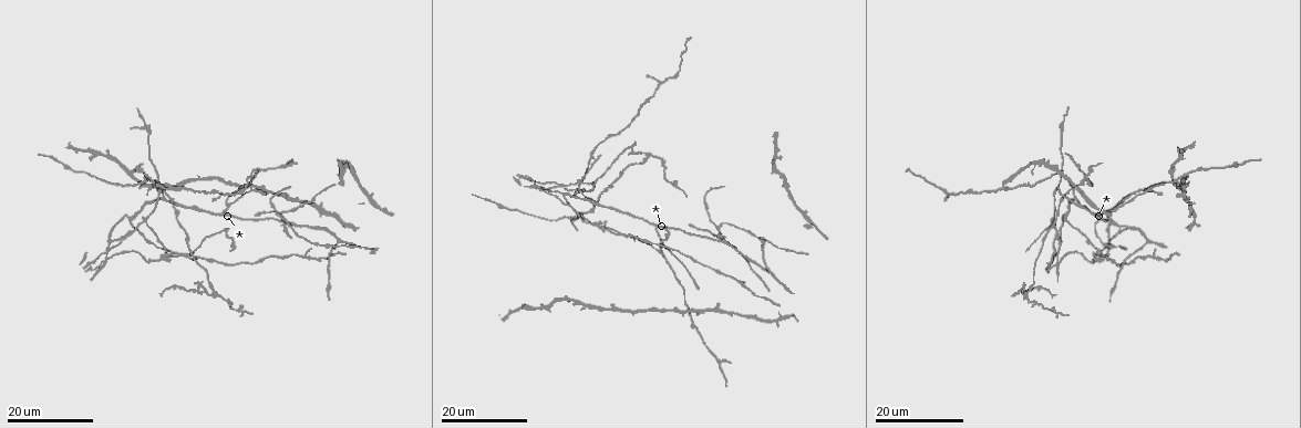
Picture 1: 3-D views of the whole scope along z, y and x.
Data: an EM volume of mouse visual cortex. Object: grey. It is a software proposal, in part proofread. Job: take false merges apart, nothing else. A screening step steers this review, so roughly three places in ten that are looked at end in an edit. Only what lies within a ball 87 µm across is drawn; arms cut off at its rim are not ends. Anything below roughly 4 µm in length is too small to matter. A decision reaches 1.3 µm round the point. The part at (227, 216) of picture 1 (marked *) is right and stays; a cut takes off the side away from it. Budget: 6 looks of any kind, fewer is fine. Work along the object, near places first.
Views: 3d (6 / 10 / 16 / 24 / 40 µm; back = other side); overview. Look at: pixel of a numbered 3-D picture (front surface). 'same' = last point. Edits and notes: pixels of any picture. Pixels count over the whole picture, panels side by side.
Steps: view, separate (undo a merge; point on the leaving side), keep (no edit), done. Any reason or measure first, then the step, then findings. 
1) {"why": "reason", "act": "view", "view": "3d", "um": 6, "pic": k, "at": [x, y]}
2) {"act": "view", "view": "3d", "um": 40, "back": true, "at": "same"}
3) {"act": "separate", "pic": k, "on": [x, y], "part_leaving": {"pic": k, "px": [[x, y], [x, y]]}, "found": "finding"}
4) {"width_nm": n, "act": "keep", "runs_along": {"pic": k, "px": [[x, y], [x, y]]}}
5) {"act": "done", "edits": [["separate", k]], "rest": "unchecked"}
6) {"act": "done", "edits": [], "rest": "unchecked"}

{"why": "three-way junction", "act": "view", "view": "3d", "um": 16, "pic": 1, "at": [254, 178]}

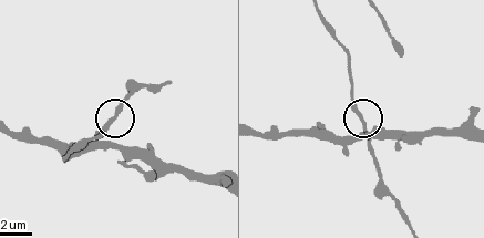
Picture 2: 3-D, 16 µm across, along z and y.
{"why": "closer look", "act": "view", "view": "3d", "um": 6, "pic": 2, "at": [361, 123]}

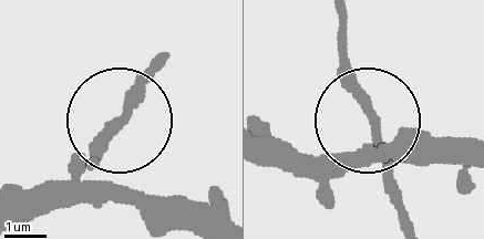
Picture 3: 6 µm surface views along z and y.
{"side_arm_um": 24, "act": "keep", "runs_along": {"pic": 3, "px": [[340, 14], [340, 78], [400, 201]]}, "found": "all the same cell"}

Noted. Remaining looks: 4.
{"why": "arms part here", "act": "view", "view": "3d", "um": 24, "pic": 1, "at": [772, 272]}

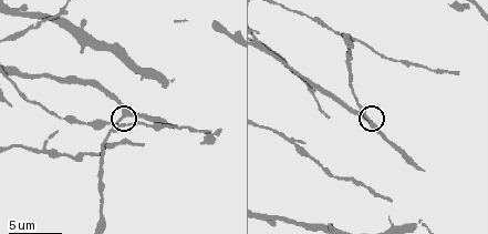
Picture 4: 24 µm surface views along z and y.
{"act": "view", "view": "3d", "um": 6, "pic": 4, "at": [122, 115]}

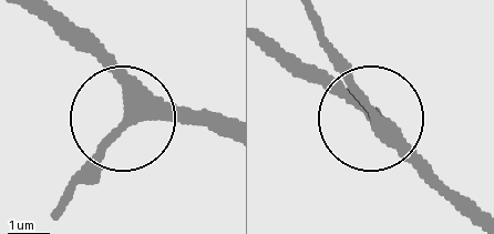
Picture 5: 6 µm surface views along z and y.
{"why": "from behind", "act": "view", "view": "3d", "um": 6, "back": true, "pic": 5, "at": [131, 115]}

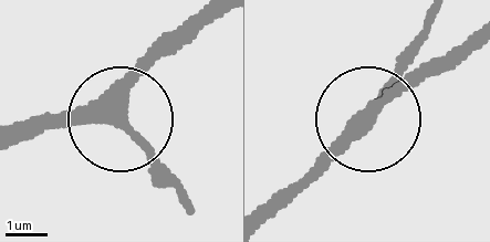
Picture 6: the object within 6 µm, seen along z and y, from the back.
{"side_arm_um": 7, "act": "keep", "runs_along": {"pic": 6, "px": [[214, 16], [118, 111], [38, 114]]}, "found": "continuous, no second cell"}

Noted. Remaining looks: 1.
{"act": "done", "edits": [], "rest": "unchecked"}

